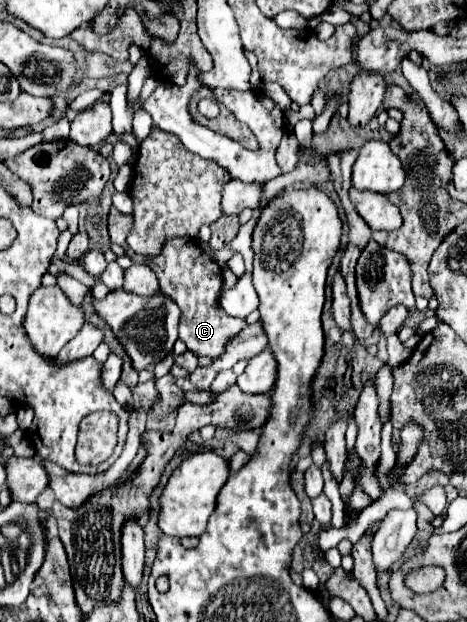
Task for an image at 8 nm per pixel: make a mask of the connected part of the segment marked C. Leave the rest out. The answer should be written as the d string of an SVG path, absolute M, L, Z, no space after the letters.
M116 207L110 209L108 217L108 231L112 243L118 243L126 249L126 253L136 263L146 263L154 269L160 281L160 289L164 295L174 299L178 307L182 309L180 319L180 339L186 343L190 351L196 355L208 355L208 357L220 357L226 351L226 345L230 339L234 339L248 323L246 319L234 319L224 313L220 307L220 289L222 289L222 269L220 265L204 251L200 245L190 237L174 237L174 241L168 241L164 245L164 255L146 257L140 253L130 251L126 245L126 237L132 231L132 215L120 213Z

